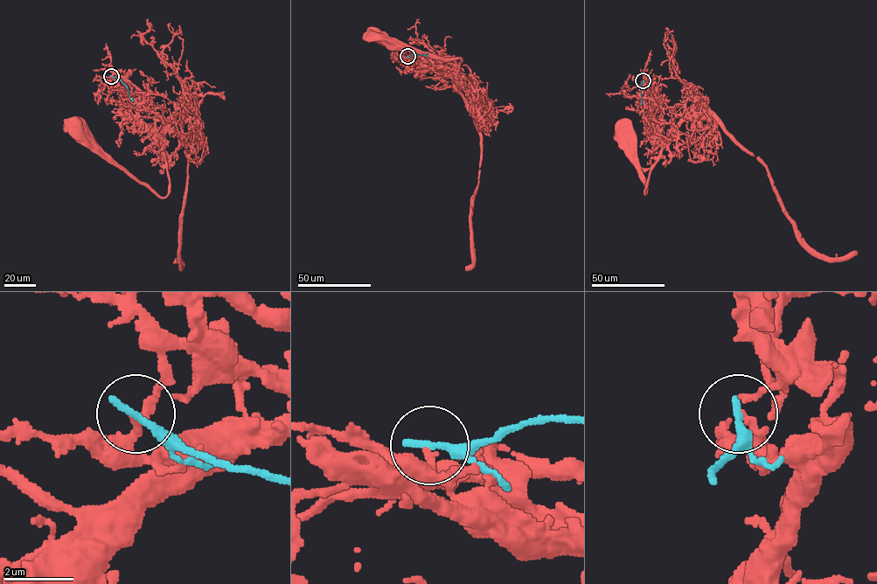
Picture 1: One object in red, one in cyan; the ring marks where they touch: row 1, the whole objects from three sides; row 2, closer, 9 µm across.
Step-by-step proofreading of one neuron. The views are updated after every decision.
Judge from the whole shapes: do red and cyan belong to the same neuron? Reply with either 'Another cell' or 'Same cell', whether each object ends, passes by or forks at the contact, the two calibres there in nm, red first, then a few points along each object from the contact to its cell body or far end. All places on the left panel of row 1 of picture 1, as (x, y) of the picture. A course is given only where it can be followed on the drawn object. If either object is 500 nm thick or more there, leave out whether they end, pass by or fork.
Another cell. At the ring red passes by. At the ring cyan ends. Thickness 170 nm (red) against 280 nm. Course of red: (111, 75), (124, 77), (142, 94), (139, 117), (157, 136), (169, 176), (168, 194), (158, 197), (76, 125). Course of cyan: (111, 75), (126, 86), (134, 101)

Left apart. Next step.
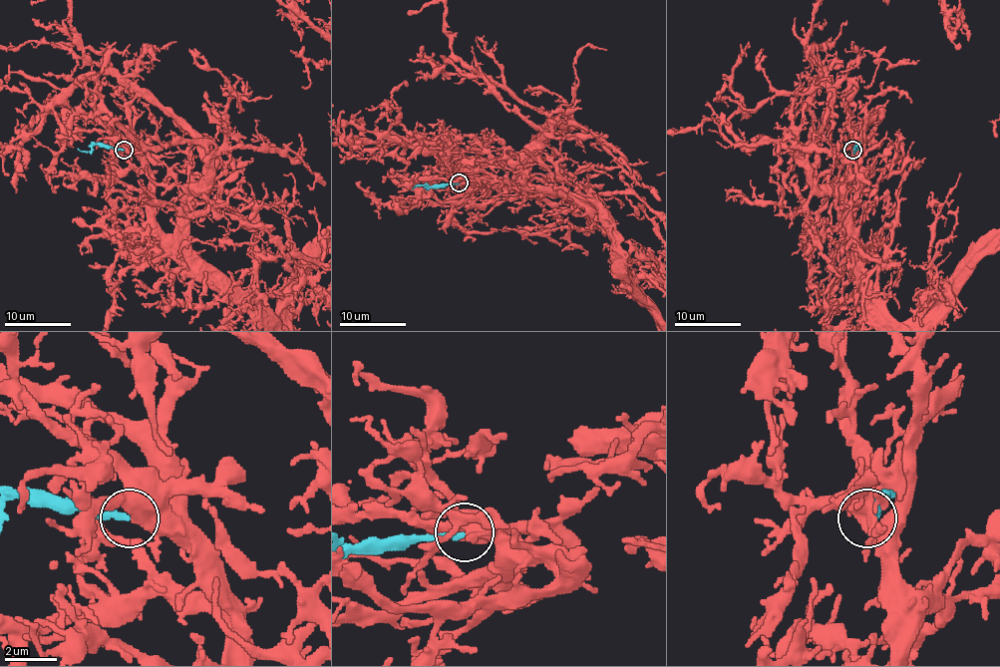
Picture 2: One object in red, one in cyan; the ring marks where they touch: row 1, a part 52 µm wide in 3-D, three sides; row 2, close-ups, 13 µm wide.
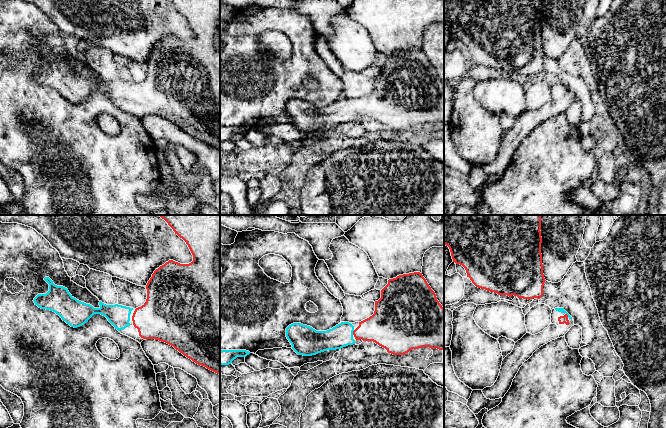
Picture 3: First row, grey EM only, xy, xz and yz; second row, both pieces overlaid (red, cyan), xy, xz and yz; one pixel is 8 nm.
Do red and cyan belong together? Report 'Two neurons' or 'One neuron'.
One neuron

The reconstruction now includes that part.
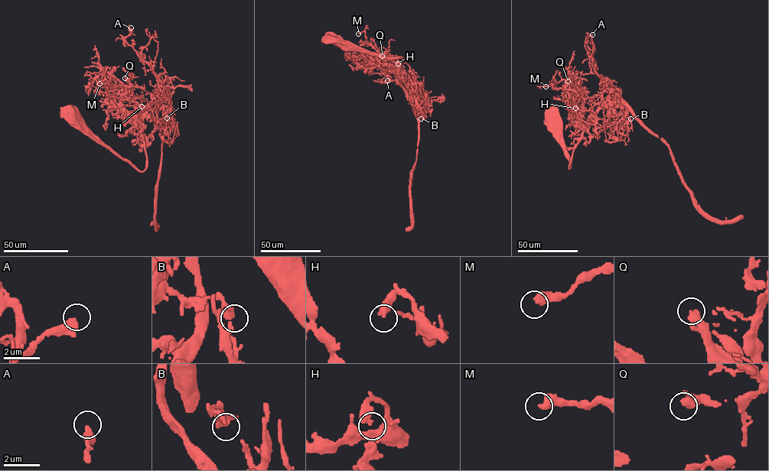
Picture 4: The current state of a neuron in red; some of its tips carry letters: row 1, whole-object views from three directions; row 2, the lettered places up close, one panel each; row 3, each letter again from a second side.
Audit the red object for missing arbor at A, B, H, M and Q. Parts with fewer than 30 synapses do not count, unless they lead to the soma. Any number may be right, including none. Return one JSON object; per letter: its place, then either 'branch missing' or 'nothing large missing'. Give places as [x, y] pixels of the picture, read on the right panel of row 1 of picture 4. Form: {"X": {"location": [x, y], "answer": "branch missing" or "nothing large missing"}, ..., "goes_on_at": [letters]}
{"A": {"location": [592, 34], "answer": "nothing large missing"}, "B": {"location": [630, 118], "answer": "nothing large missing"}, "H": {"location": [575, 108], "answer": "branch missing"}, "M": {"location": [545, 86], "answer": "nothing large missing"}, "Q": {"location": [568, 81], "answer": "branch missing"}, "goes_on_at": ["H", "Q"]}

